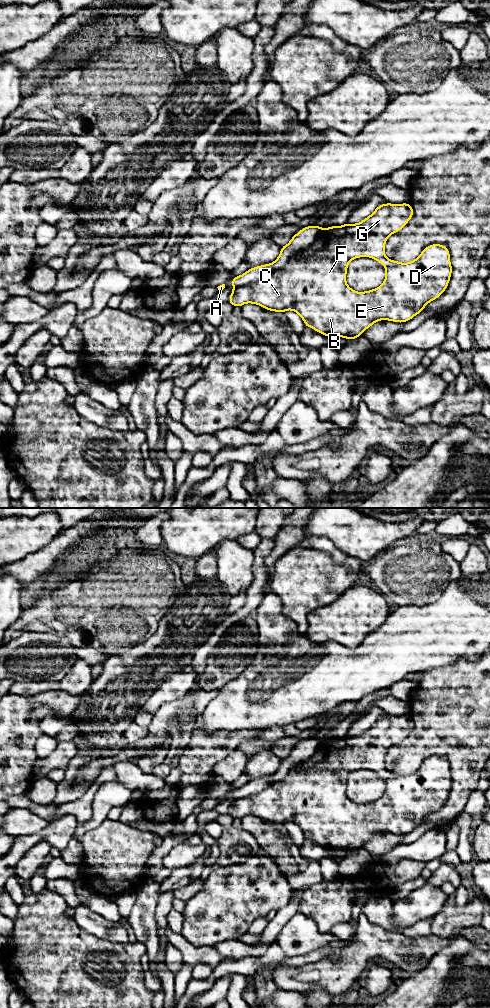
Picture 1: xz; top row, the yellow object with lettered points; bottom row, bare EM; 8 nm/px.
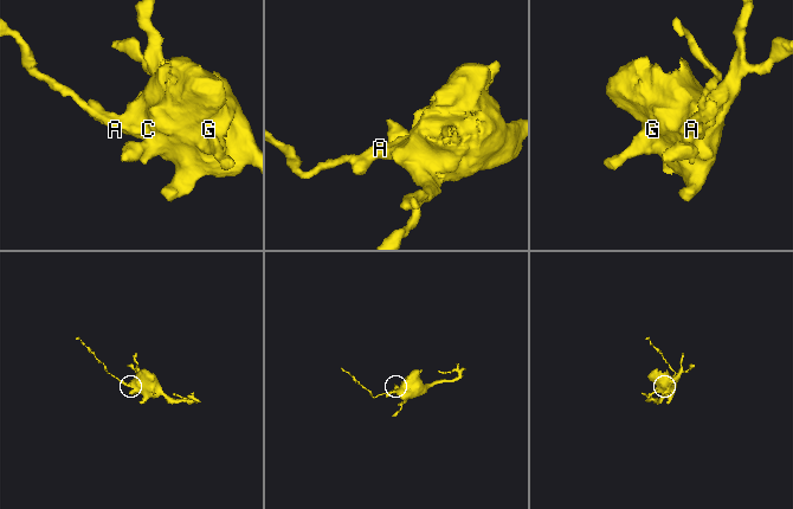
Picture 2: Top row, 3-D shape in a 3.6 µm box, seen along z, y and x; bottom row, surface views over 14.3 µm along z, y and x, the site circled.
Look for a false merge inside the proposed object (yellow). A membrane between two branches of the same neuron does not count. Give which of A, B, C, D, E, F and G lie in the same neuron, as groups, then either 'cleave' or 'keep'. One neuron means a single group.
A B C D E F G | keep

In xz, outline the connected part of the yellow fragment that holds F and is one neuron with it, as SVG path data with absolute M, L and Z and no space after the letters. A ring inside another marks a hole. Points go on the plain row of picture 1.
M410 715L379 717L374 724L363 733L356 736L345 735L342 738L321 740L318 737L306 738L293 747L287 757L281 758L278 770L270 775L249 780L244 786L231 792L234 798L228 814L234 819L244 816L257 816L268 823L283 824L293 822L303 831L306 839L327 849L343 849L354 852L380 832L404 835L421 825L432 812L439 810L446 802L452 777L450 764L445 757L431 756L423 761L421 766L408 775L393 773L385 768L384 757L388 749L406 738L411 732L414 722ZM359 769L370 769L385 779L385 792L373 802L357 804L346 794L347 780L350 773Z

